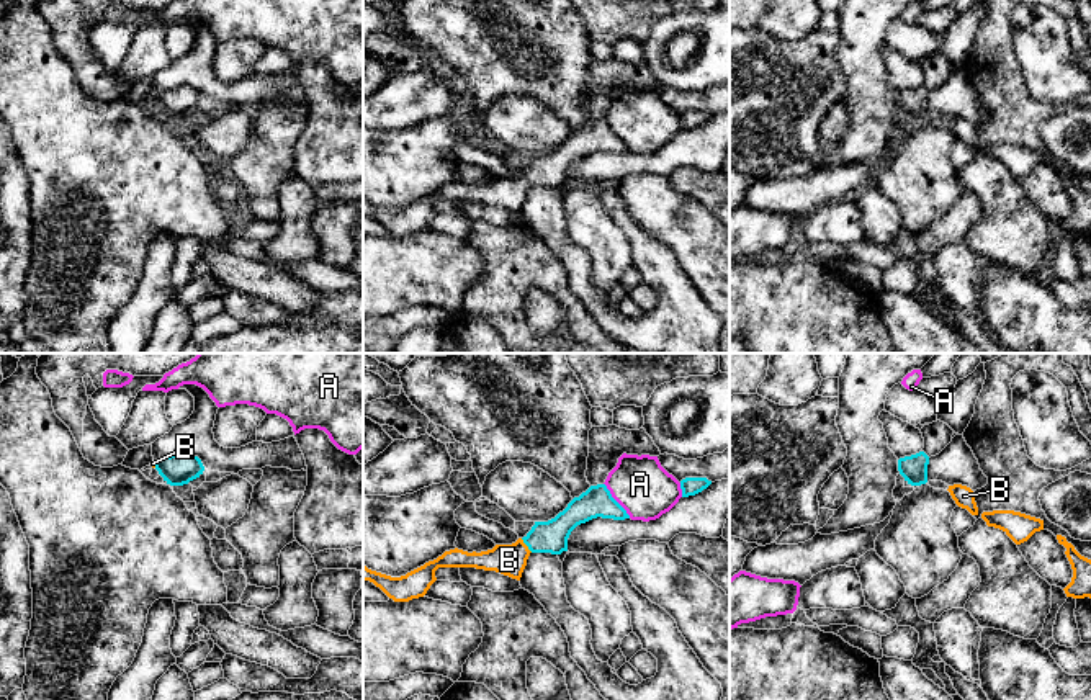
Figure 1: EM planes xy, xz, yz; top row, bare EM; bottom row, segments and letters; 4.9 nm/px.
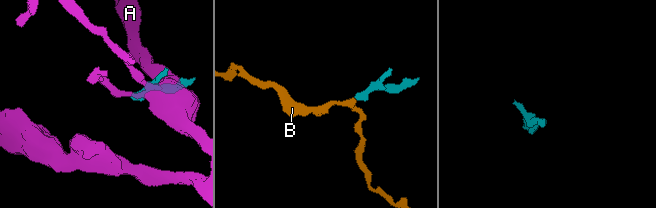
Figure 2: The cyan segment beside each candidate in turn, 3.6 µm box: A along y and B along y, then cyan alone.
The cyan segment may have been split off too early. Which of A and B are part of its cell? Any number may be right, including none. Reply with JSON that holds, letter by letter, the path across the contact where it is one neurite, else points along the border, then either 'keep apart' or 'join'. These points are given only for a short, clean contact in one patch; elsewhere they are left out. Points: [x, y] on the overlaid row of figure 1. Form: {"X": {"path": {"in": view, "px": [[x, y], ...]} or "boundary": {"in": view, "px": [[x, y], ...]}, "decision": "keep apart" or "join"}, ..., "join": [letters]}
{"A": {"decision": "keep apart"}, "B": {"path": {"in": "xz", "px": [[552, 537], [525, 543], [509, 560]]}, "decision": "join"}, "join": ["B"]}

